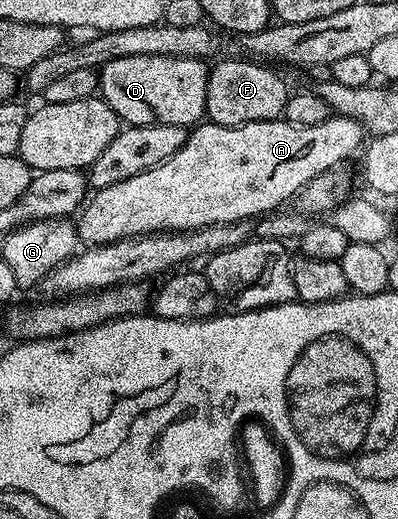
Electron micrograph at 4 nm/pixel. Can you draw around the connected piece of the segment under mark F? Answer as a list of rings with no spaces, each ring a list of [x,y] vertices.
[[[248,57],[239,58],[221,58],[219,60],[221,63],[209,70],[206,81],[205,116],[211,122],[223,127],[237,127],[247,123],[281,118],[290,94],[287,81],[276,72],[279,70],[263,62],[253,61]]]

